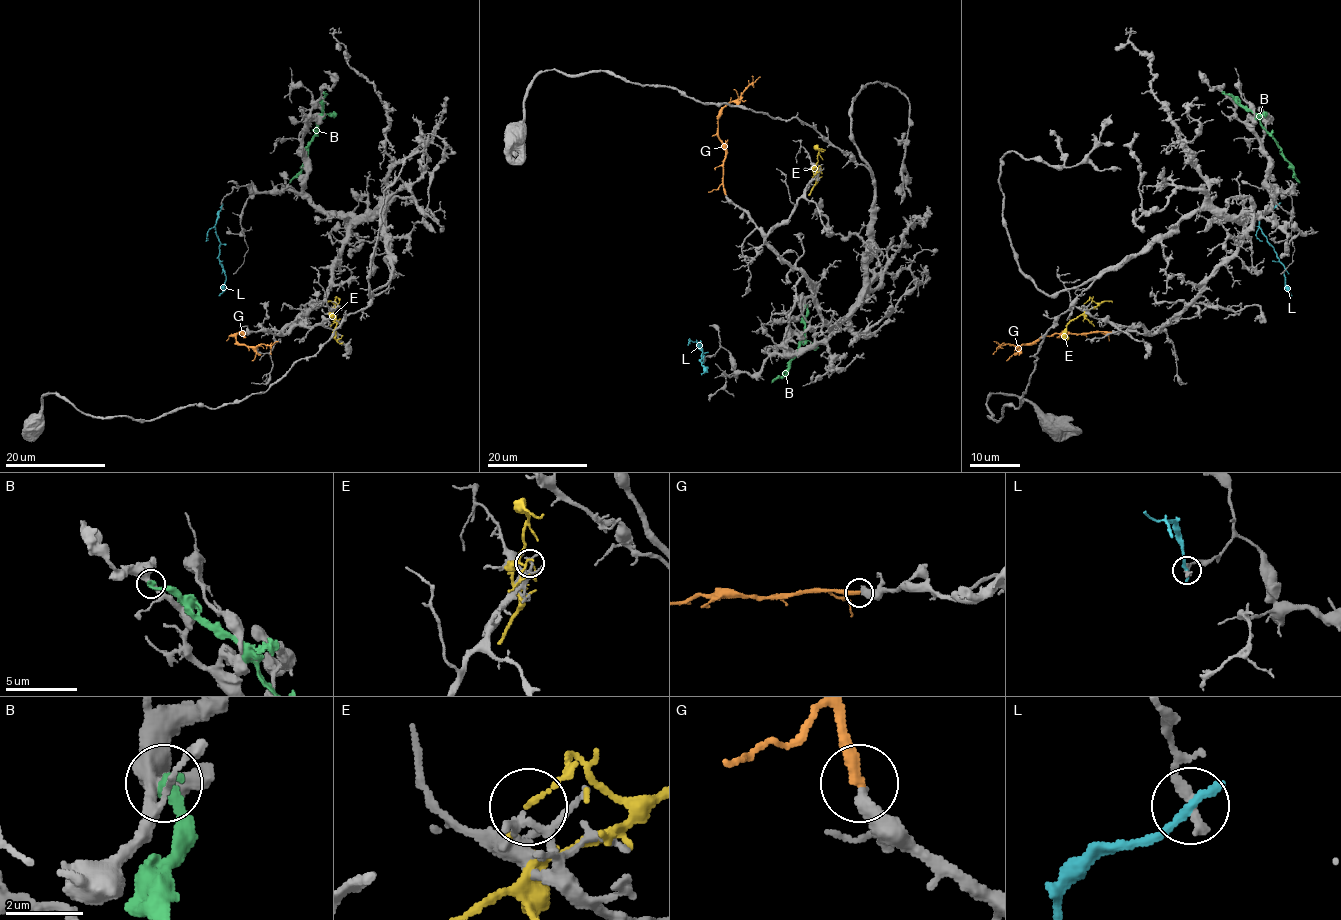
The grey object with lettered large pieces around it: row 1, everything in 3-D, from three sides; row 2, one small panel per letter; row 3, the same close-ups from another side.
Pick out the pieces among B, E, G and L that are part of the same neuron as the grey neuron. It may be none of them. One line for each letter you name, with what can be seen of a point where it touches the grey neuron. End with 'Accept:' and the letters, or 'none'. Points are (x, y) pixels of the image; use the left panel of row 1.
G: (244, 332)
Accept: G

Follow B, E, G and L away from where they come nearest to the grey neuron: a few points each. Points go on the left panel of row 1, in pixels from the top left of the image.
B: (323, 93), (324, 110), (318, 121), (318, 134), (309, 145), (301, 170), (289, 183)
E: (338, 304), (339, 300), (335, 298), (331, 309), (335, 315), (335, 339), (343, 344)
G: (244, 333), (236, 335), (240, 344), (268, 344), (271, 354)
L: (221, 205), (215, 234), (220, 243), (219, 263), (225, 275), (224, 289), (219, 295)

